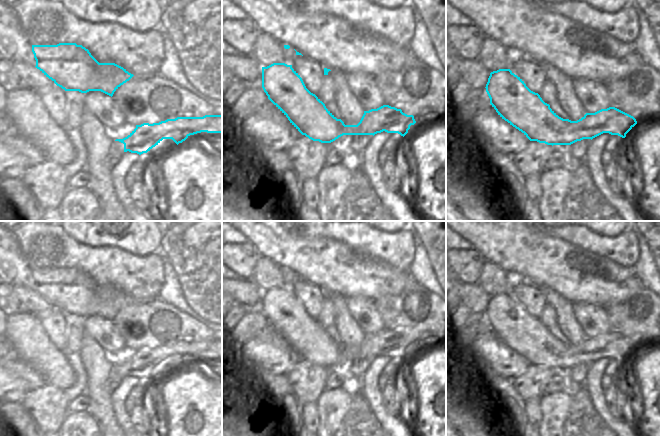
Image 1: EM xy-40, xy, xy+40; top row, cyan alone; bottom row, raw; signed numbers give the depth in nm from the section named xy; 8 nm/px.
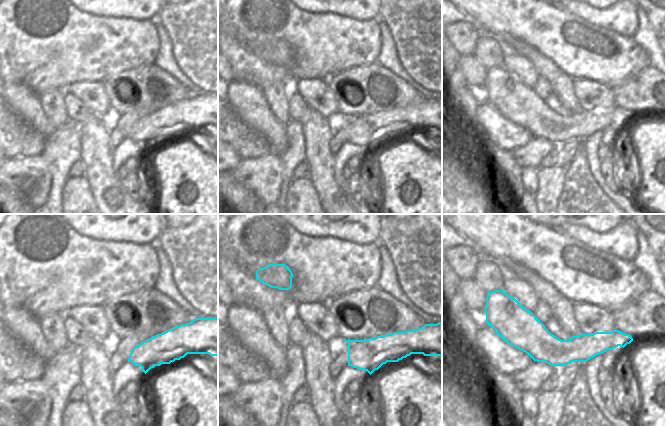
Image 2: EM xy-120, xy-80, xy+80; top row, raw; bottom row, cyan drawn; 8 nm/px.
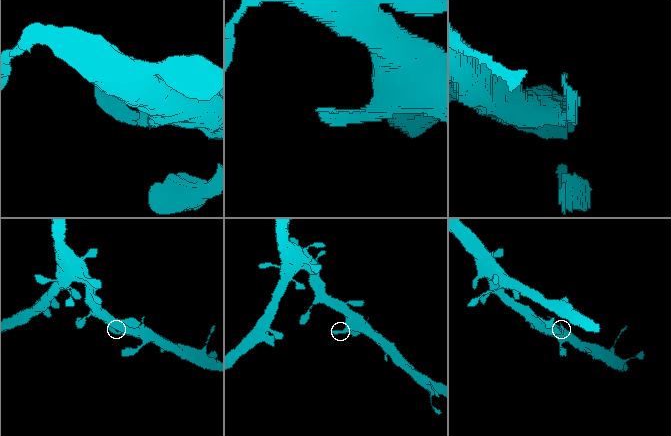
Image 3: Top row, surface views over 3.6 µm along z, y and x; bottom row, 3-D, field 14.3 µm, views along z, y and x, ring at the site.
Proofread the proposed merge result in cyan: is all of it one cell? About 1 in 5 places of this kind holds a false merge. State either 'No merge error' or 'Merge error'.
No merge error

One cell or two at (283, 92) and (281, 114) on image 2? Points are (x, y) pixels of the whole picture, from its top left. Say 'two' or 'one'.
one

